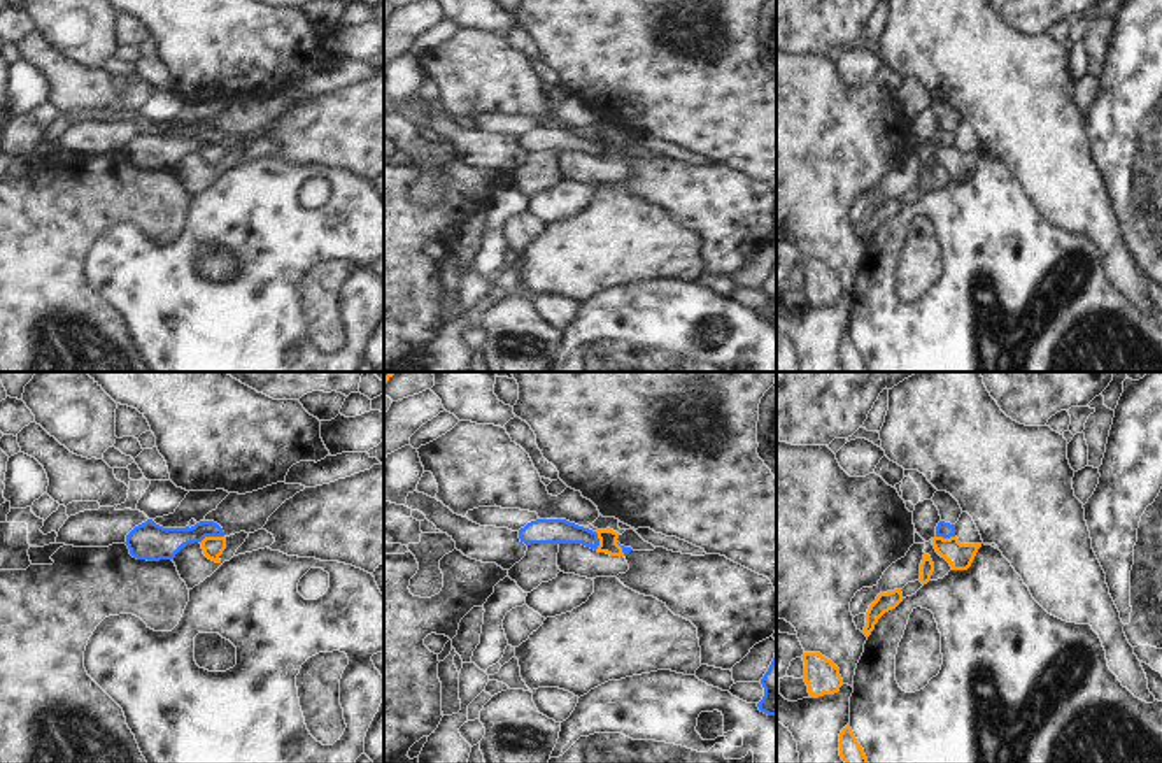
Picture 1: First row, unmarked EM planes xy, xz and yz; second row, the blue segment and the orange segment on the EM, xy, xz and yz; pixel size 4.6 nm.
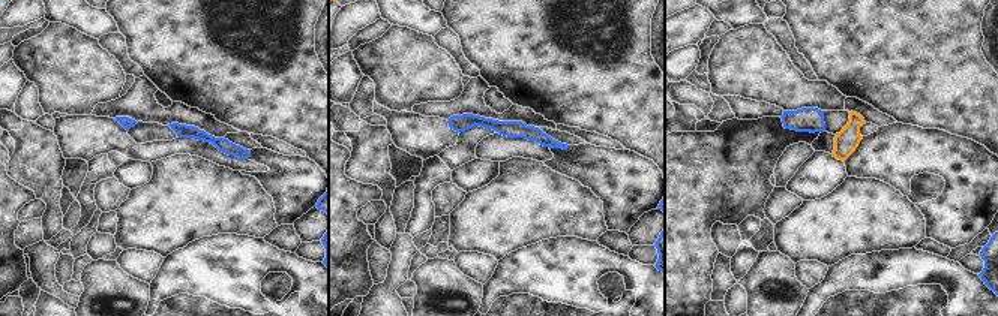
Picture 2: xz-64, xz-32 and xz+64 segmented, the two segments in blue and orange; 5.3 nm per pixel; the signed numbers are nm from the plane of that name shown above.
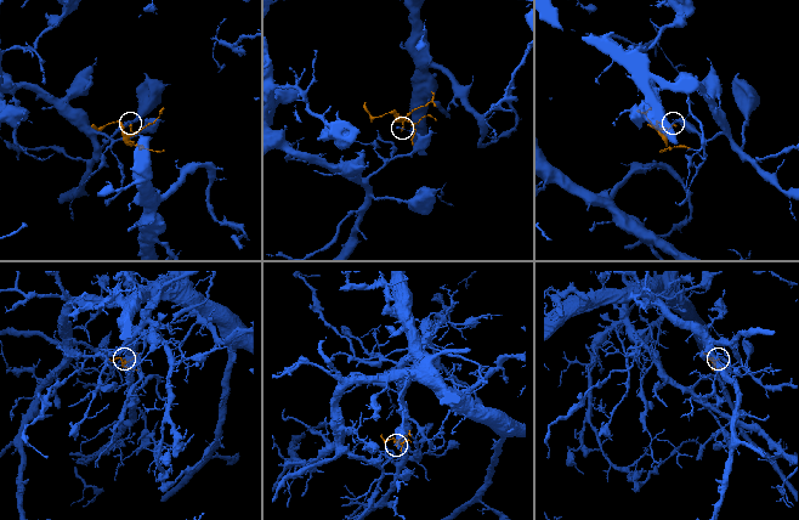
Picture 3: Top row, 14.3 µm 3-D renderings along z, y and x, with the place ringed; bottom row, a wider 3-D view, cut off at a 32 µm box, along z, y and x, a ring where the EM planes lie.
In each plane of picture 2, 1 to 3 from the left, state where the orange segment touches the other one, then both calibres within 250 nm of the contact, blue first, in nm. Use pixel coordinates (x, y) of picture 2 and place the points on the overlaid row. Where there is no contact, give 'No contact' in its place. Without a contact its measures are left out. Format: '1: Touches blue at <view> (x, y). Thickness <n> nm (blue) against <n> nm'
1: No contact
2: No contact
3: No contact.

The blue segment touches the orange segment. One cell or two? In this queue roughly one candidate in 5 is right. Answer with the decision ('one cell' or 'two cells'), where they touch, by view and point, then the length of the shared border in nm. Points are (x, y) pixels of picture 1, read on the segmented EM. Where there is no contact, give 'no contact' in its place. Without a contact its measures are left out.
two cells; meets blue in xy at (211, 535); contact 120 nm long

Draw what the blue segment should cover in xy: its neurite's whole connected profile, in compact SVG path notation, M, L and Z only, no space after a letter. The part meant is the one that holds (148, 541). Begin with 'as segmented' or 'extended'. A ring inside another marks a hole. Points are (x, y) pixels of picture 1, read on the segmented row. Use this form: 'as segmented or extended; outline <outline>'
as segmented; outline M147 519L126 535L124 544L133 558L159 561L174 560L184 546L202 542L205 537L224 537L224 531L214 521L200 521L191 528L163 528Z

